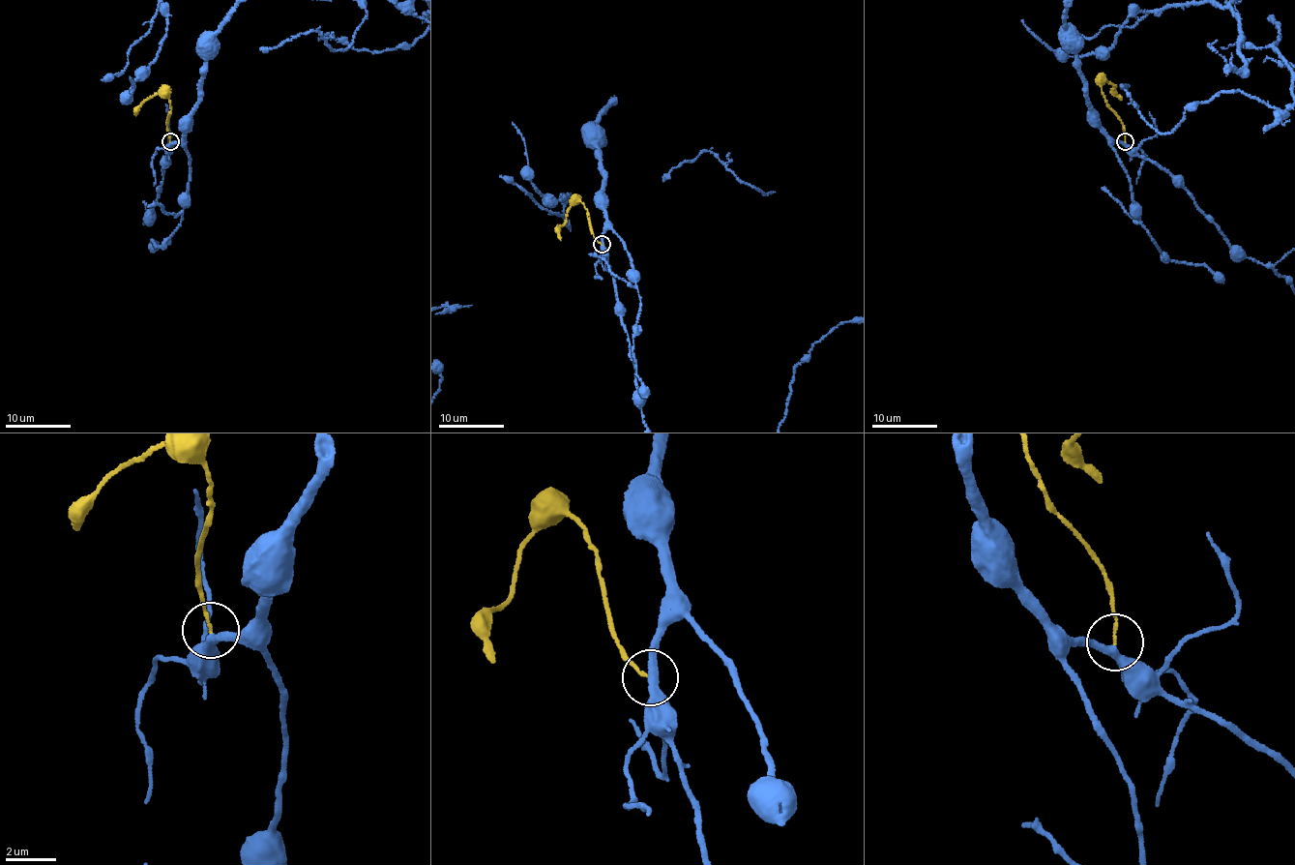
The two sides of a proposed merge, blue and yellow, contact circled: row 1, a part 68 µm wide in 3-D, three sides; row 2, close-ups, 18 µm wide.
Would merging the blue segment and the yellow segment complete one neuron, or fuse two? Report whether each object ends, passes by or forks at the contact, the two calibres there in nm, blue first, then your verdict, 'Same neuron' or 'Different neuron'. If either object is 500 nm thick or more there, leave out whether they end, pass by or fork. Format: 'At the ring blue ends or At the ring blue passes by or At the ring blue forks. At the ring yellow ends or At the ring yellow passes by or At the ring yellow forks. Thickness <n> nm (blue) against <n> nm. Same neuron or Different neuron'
At the ring blue passes by. At the ring yellow ends. Thickness 340 nm (blue) against 90 nm. Same neuron

